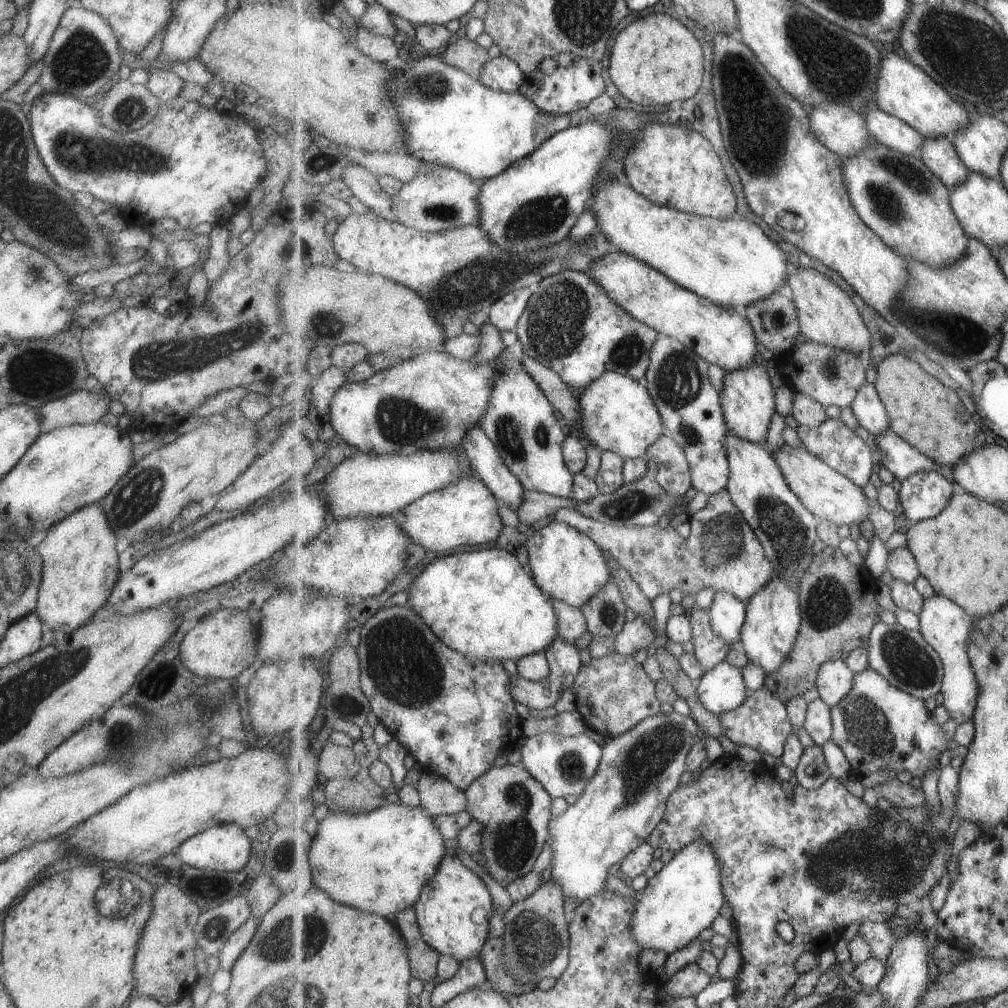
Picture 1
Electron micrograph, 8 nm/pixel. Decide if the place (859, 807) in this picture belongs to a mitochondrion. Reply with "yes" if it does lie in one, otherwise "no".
no

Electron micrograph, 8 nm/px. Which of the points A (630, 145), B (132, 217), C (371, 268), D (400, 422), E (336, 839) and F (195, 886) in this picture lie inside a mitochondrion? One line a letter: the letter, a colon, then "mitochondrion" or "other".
A: other
B: other
C: other
D: mitochondrion
E: other
F: other

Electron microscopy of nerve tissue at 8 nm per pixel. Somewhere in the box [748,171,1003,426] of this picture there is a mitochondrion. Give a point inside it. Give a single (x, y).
(959, 334)

